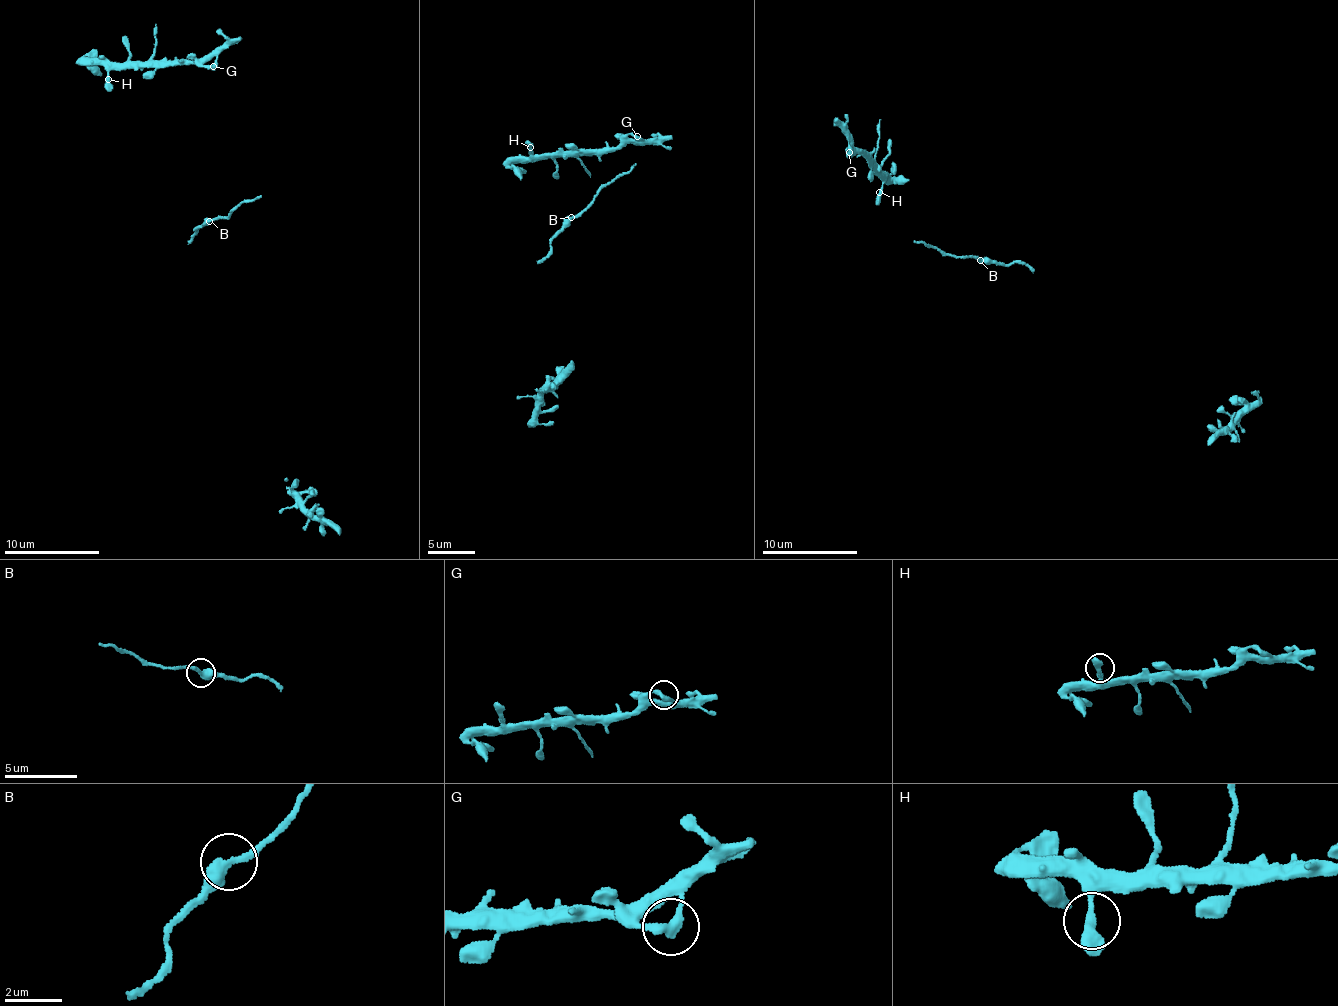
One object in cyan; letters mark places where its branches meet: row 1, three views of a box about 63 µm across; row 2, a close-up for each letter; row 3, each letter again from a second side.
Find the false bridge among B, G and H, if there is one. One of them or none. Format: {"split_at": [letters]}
{"split_at": []}

